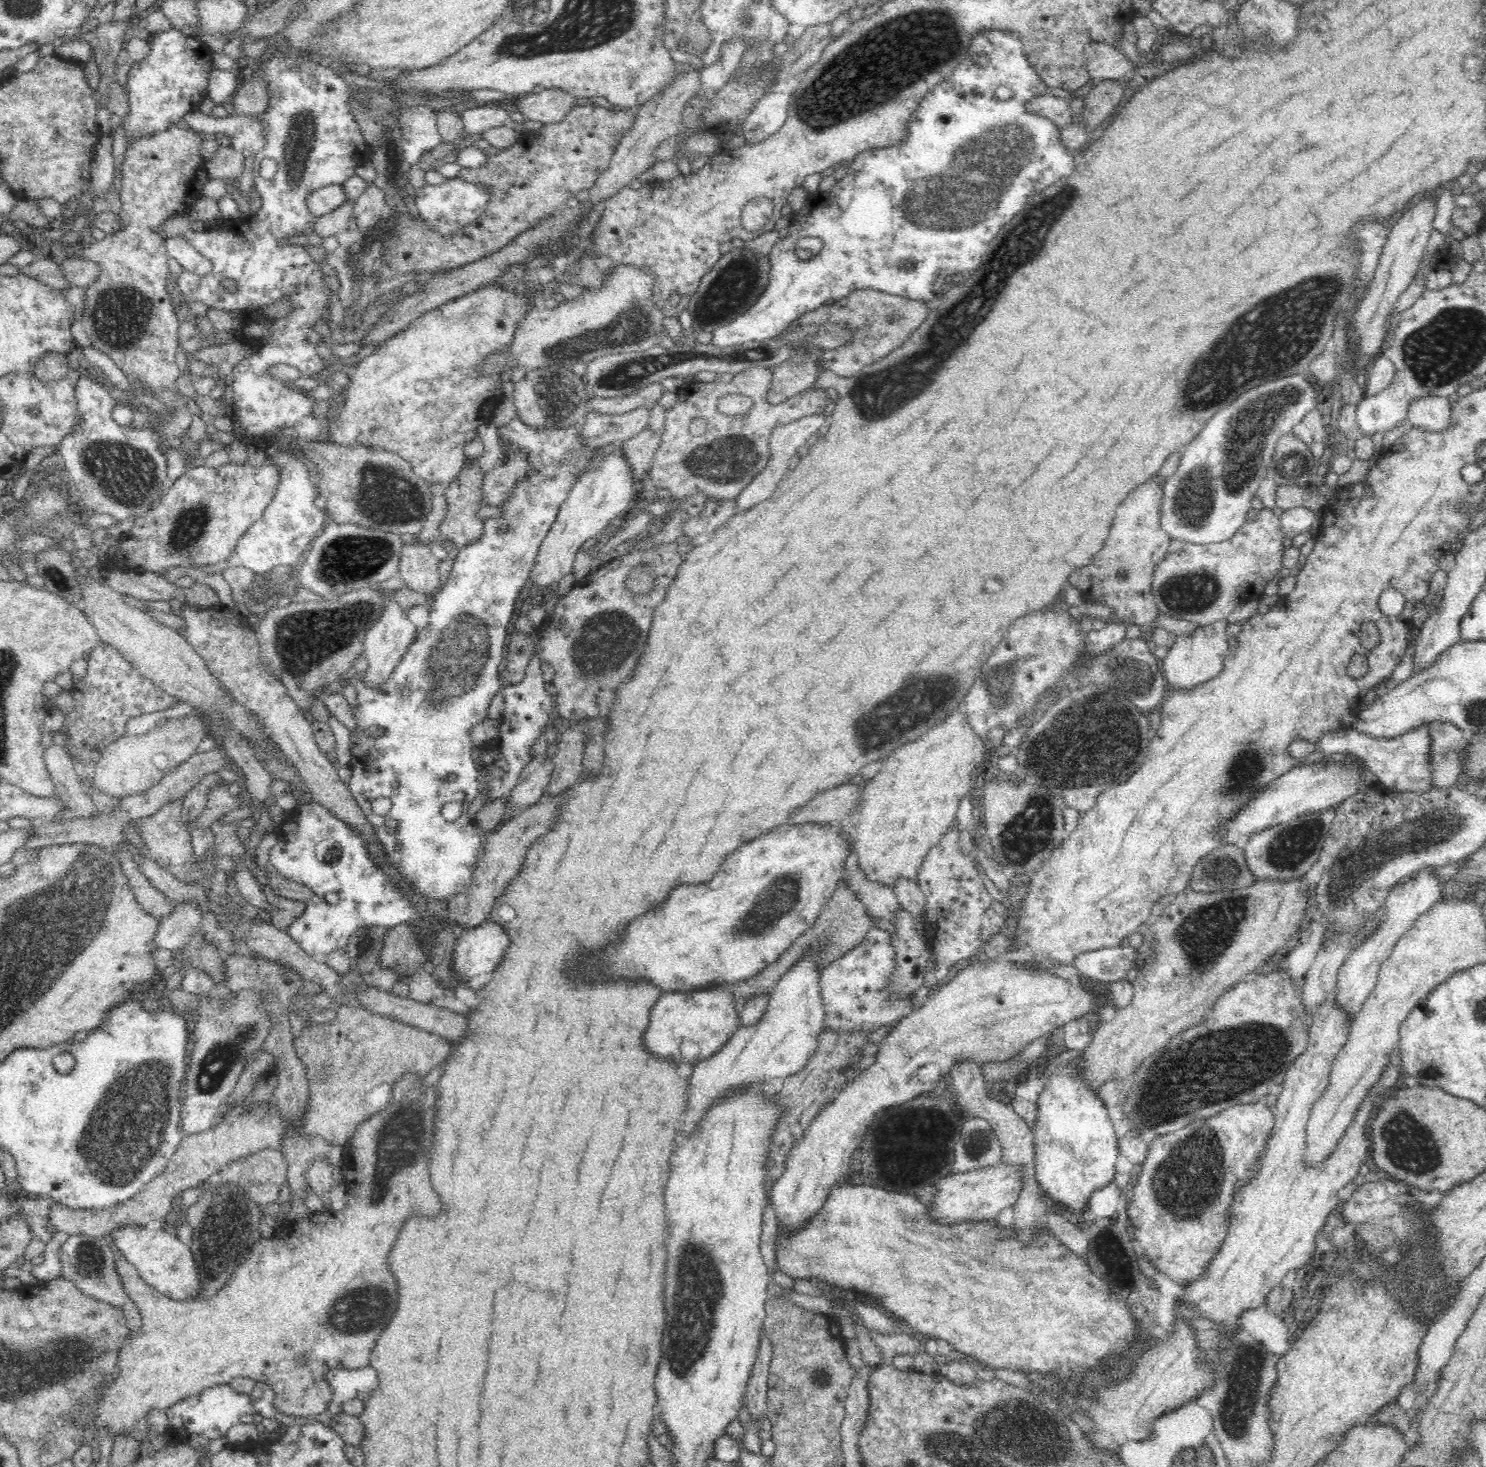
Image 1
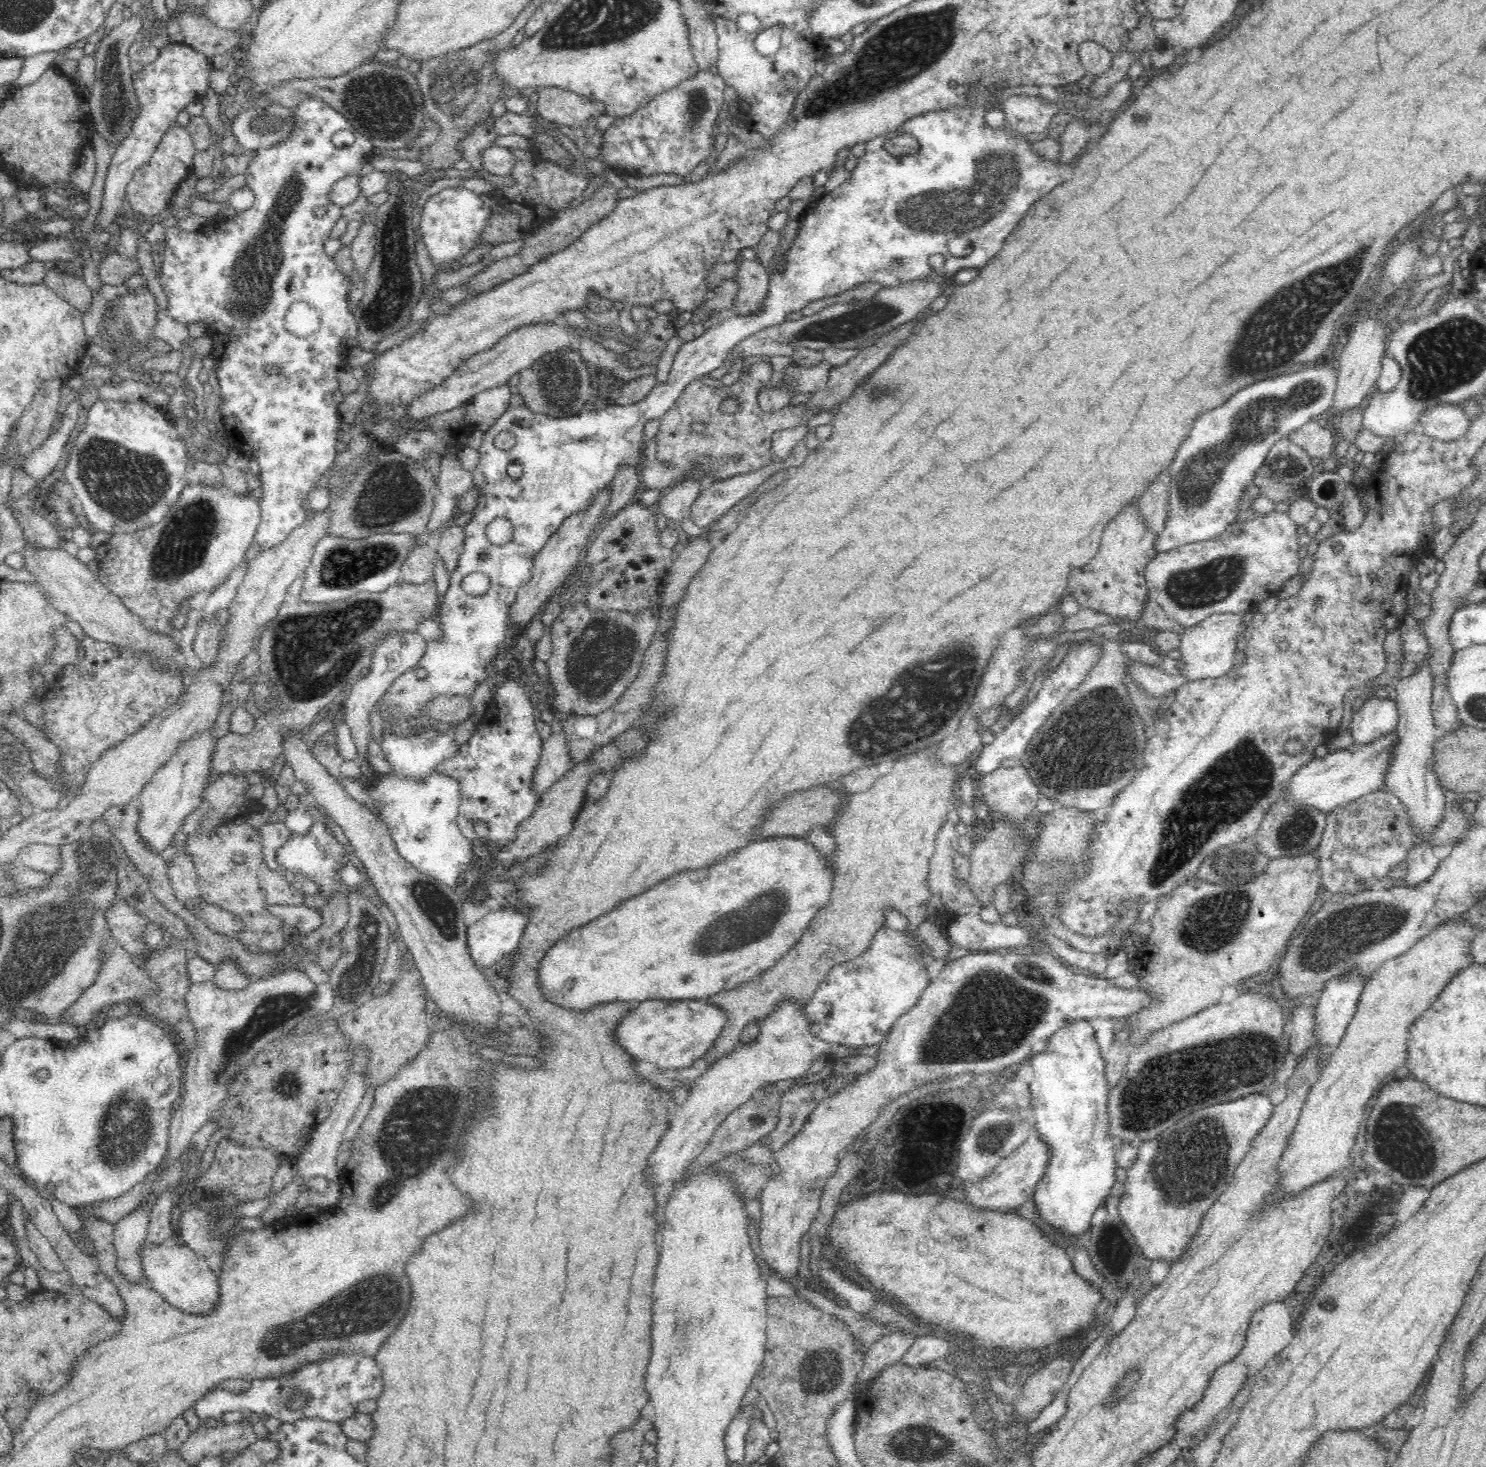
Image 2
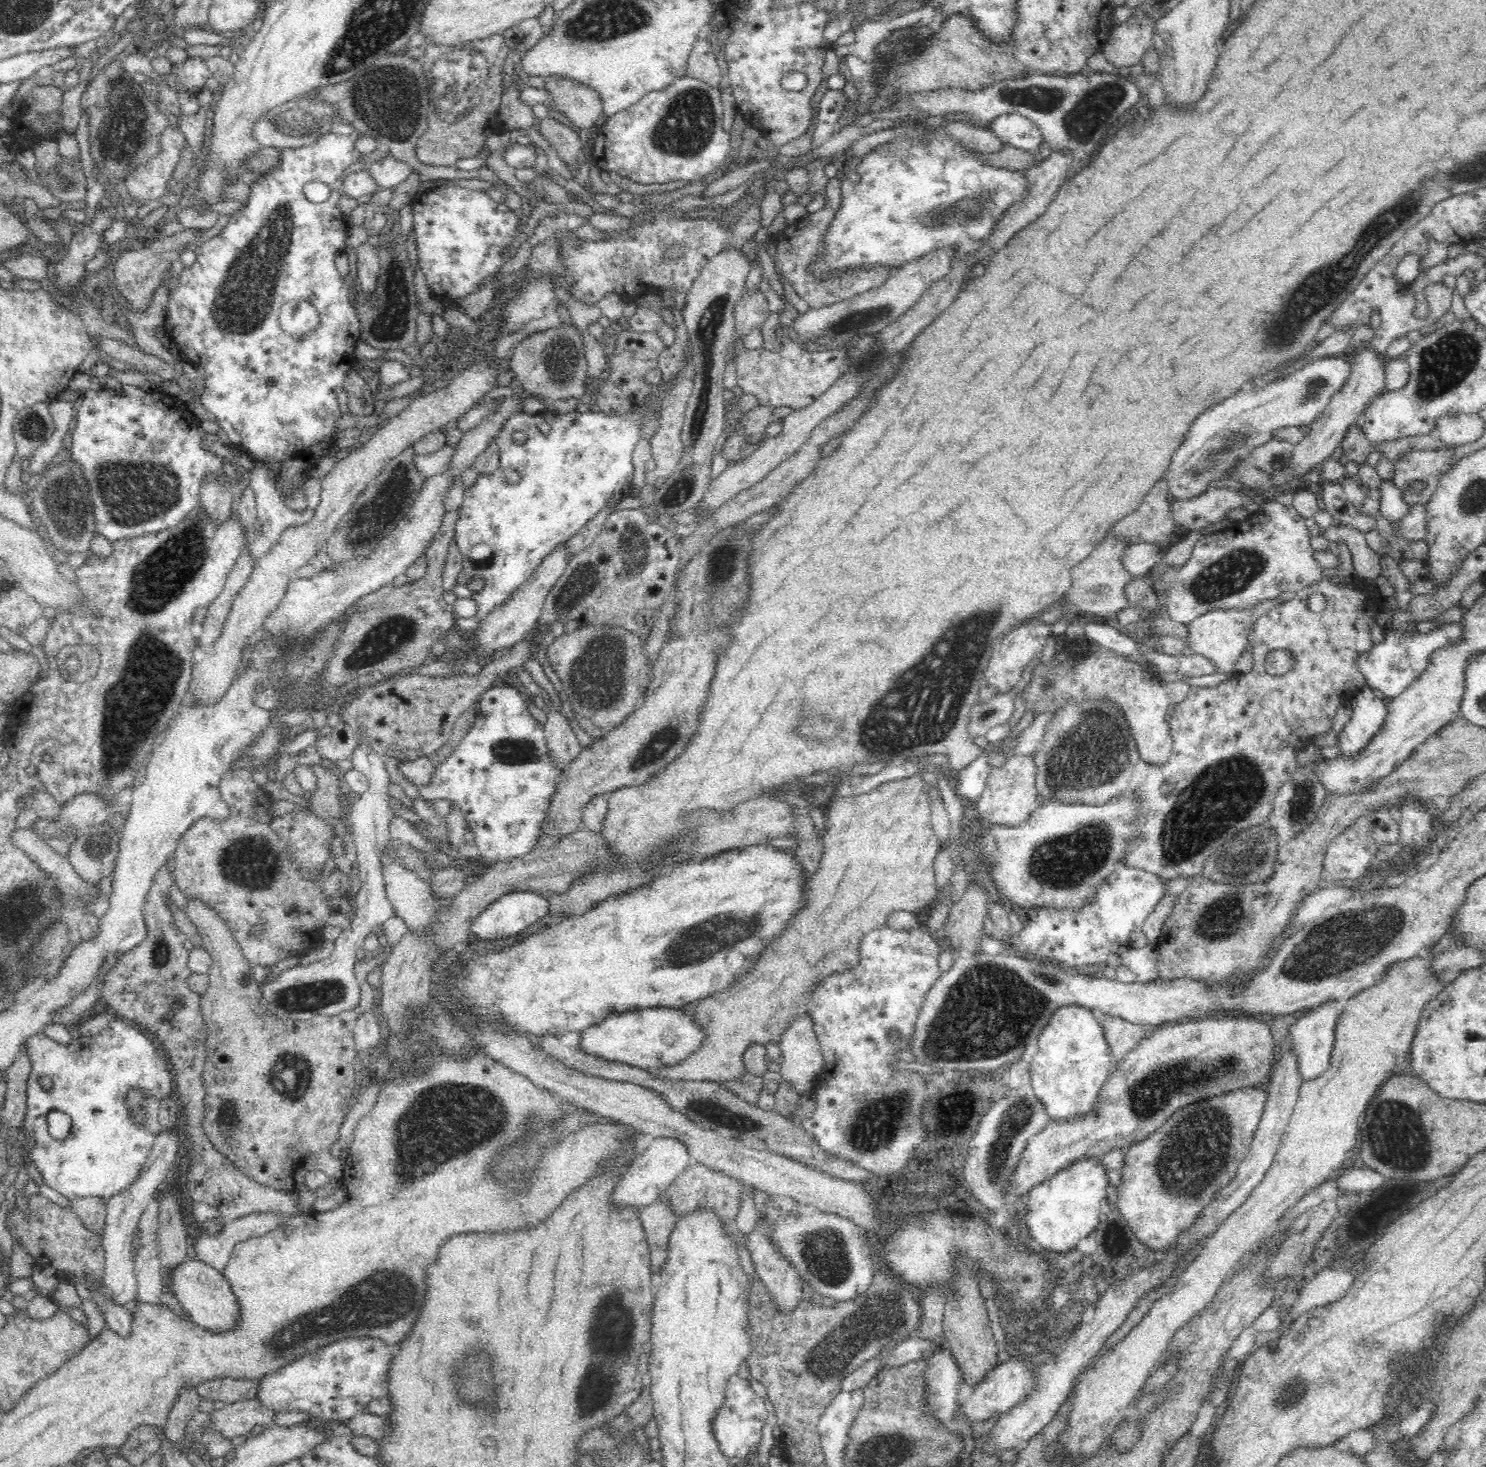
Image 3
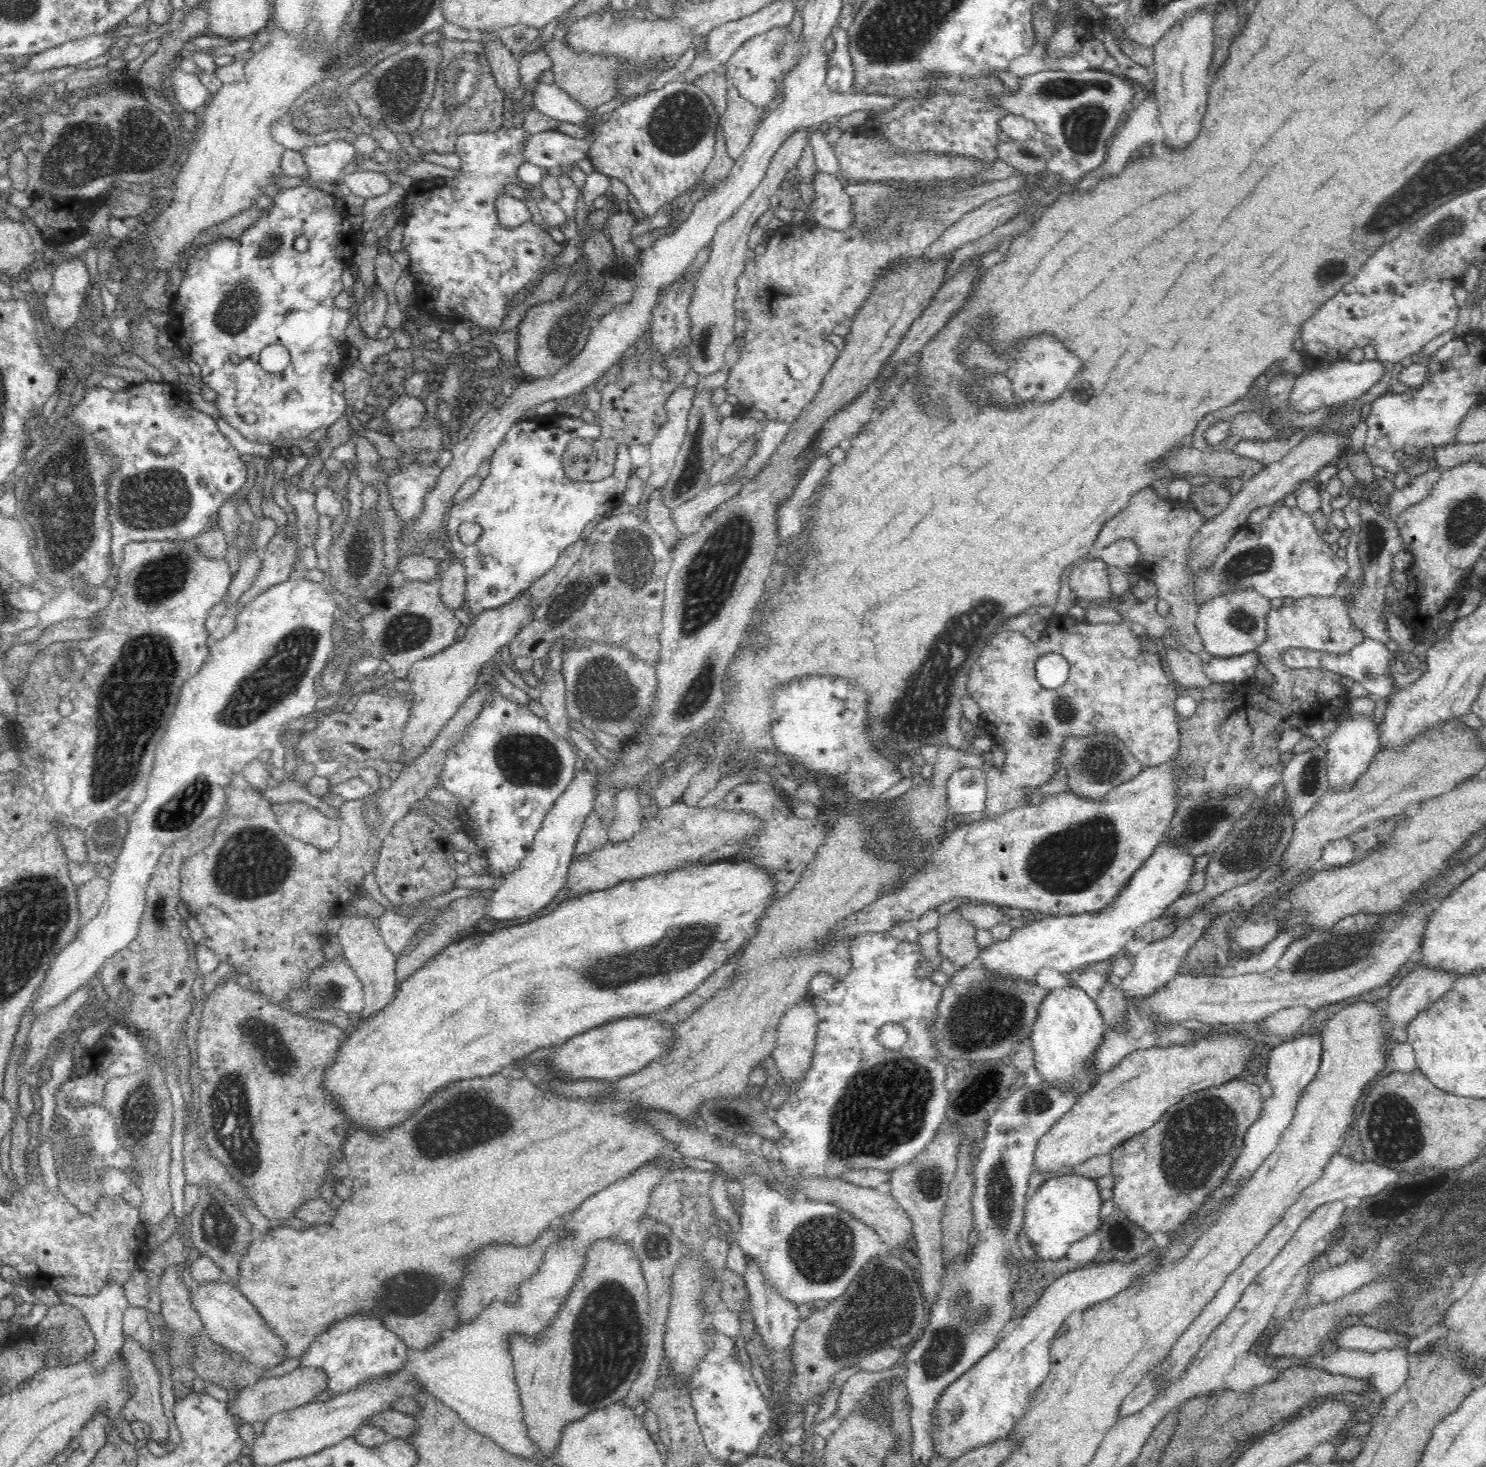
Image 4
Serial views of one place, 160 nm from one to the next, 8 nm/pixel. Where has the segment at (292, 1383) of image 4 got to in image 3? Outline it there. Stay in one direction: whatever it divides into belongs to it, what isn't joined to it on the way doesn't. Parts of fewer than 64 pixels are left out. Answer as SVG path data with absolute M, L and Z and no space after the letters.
M258 1396L252 1400L240 1400L225 1404L222 1409L210 1413L210 1429L222 1433L222 1437L232 1440L239 1436L248 1438L248 1433L255 1426L269 1427L275 1420L276 1411L266 1408Z

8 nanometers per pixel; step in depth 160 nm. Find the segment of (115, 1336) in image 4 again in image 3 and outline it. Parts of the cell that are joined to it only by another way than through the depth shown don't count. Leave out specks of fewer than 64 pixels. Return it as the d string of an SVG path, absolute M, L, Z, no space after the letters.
M179 1120L171 1129L164 1129L154 1140L151 1154L148 1161L144 1164L144 1168L140 1170L138 1178L132 1185L126 1186L120 1194L114 1194L106 1199L107 1214L105 1228L102 1232L105 1252L105 1268L103 1279L100 1281L110 1293L110 1299L114 1301L114 1305L128 1304L130 1301L136 1300L138 1294L138 1279L136 1279L136 1271L134 1271L134 1253L132 1253L132 1240L134 1240L134 1232L139 1228L140 1216L146 1210L146 1206L150 1204L150 1200L158 1197L160 1193L159 1187L163 1186L165 1180L169 1177L172 1165L178 1156L178 1150L181 1147L181 1131L184 1125Z

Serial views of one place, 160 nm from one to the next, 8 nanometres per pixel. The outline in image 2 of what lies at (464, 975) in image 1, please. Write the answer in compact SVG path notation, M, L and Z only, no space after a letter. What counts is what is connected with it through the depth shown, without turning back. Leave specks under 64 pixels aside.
M504 907L467 927L470 954L479 968L490 968L518 949L527 922L524 912Z

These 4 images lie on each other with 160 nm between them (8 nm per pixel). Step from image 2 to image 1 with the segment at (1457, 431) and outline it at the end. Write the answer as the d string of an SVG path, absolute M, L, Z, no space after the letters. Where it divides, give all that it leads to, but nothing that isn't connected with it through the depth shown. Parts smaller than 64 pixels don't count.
M1428 396L1412 402L1407 422L1422 431L1444 432L1452 422L1452 403L1448 398Z

